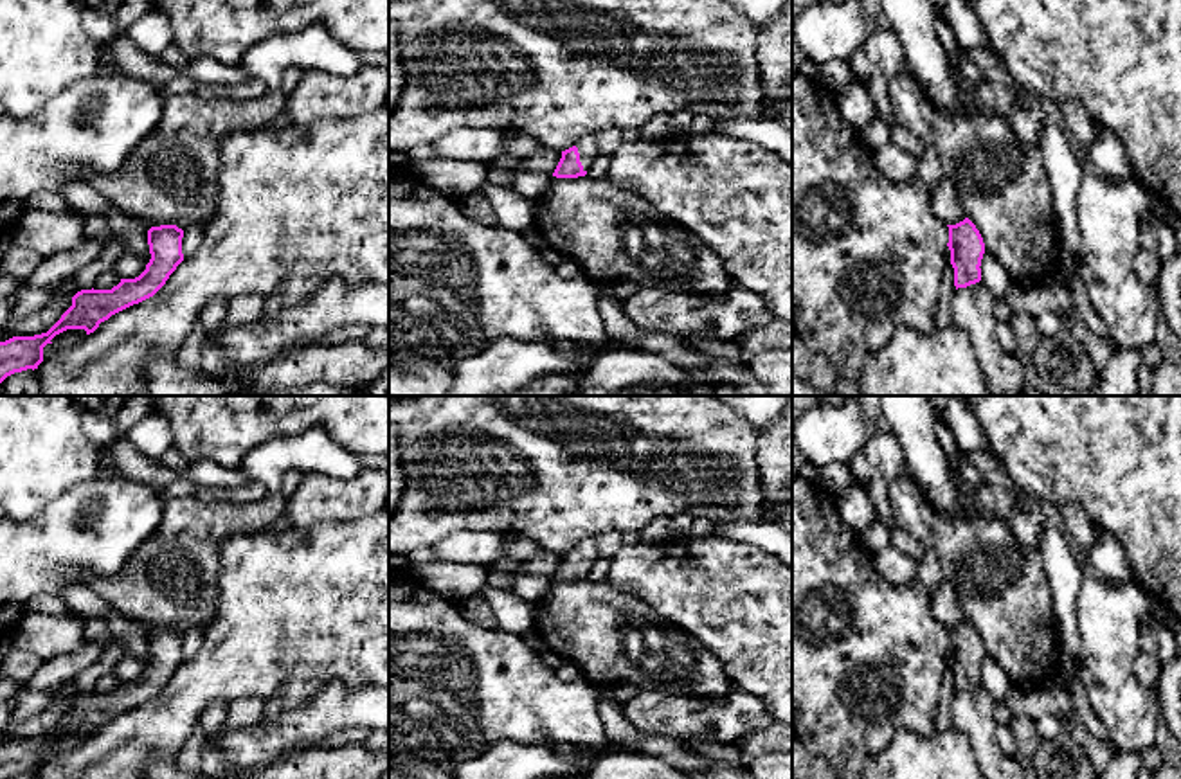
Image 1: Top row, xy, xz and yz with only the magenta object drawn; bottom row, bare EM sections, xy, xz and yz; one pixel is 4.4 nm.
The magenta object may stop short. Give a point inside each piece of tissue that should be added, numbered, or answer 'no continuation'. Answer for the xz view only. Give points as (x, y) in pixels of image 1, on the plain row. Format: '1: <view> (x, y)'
1: xz (587, 551)

